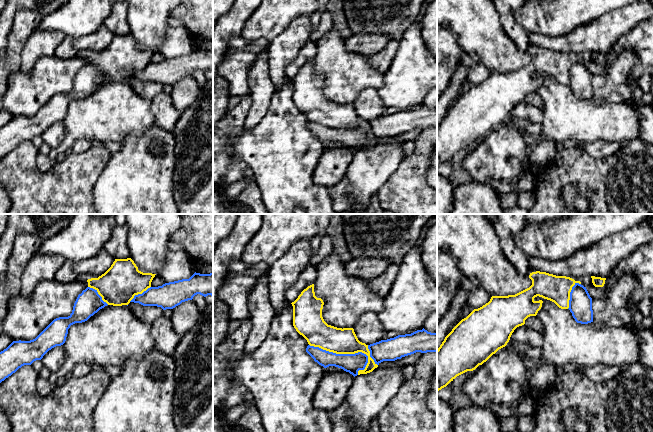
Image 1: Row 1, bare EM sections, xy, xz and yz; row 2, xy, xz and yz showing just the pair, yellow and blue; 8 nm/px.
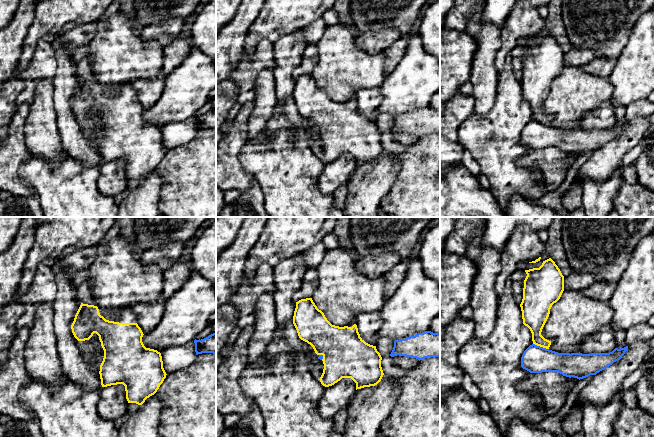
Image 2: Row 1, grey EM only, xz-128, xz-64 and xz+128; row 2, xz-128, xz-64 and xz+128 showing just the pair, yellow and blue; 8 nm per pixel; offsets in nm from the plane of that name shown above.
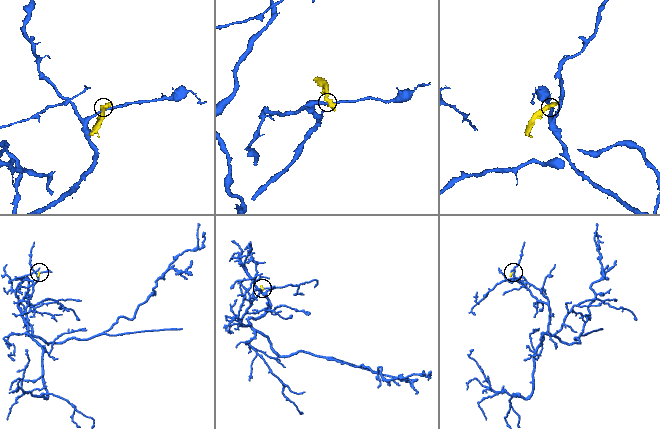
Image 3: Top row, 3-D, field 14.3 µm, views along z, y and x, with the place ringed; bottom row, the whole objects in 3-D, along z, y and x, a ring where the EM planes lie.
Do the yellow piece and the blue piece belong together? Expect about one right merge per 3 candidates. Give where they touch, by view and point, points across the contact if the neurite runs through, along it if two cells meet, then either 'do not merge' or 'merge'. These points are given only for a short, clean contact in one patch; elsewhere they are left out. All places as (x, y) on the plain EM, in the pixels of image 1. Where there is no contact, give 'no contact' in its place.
xz (344, 129) | do not merge

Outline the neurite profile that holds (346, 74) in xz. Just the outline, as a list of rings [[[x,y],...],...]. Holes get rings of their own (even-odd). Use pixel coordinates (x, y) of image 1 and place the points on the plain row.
[[[334,27],[316,46],[314,68],[324,78],[322,93],[328,101],[353,104],[364,89],[382,87],[383,73],[371,64],[372,56],[348,52],[345,39]]]

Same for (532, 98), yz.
[[[530,92],[525,96],[524,100],[528,105],[535,106],[539,109],[543,109],[544,103],[536,92]]]

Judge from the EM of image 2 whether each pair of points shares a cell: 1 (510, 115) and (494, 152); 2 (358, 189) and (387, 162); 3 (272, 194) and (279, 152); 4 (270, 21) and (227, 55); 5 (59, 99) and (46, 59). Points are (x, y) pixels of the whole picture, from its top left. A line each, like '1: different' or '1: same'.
1: same
2: same
3: same
4: different
5: different

